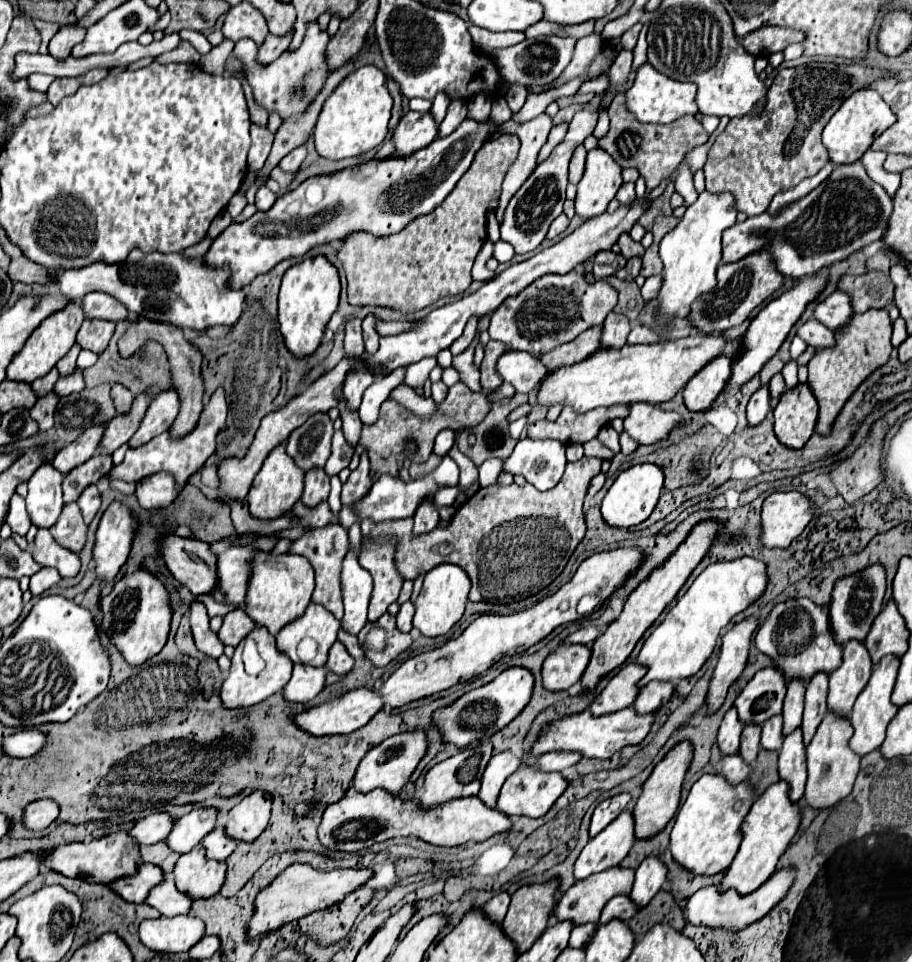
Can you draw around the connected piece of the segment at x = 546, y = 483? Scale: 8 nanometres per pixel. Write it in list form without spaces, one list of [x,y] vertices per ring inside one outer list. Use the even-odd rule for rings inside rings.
[[[523,438],[505,460],[501,472],[509,472],[513,476],[523,474],[535,488],[551,490],[561,480],[565,464],[567,458],[563,442]]]

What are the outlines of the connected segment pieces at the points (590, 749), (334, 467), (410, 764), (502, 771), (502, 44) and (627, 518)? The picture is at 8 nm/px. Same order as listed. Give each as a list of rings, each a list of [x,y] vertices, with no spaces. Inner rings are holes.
[[[623,708],[623,710],[611,712],[611,714],[603,714],[603,716],[593,716],[589,710],[585,710],[581,714],[565,716],[557,722],[553,722],[541,734],[541,738],[533,744],[531,754],[541,756],[541,754],[553,752],[553,750],[575,750],[589,758],[611,758],[615,752],[619,752],[625,746],[641,744],[653,726],[653,720],[655,720],[655,714],[641,716],[633,708]]]
[[[339,432],[333,434],[333,452],[325,464],[325,472],[327,476],[337,476],[343,468],[349,466],[351,462],[351,456],[353,456],[353,448],[347,444],[345,436]]]
[[[413,730],[413,732],[403,732],[403,734],[395,734],[391,738],[387,738],[385,742],[381,742],[379,746],[375,746],[359,764],[357,774],[353,778],[353,788],[359,792],[367,792],[367,790],[375,790],[375,788],[383,788],[391,794],[399,794],[403,790],[403,786],[409,782],[411,774],[415,772],[417,764],[421,762],[421,758],[427,754],[427,736],[421,730]]]
[[[505,750],[501,754],[495,754],[491,758],[485,774],[483,774],[483,784],[481,784],[481,790],[479,790],[479,800],[485,802],[489,808],[493,808],[503,782],[519,768],[519,764],[521,764],[521,758],[517,758],[509,750]]]
[[[469,26],[469,34],[473,36],[473,42],[477,42],[485,50],[506,48],[526,38],[524,32],[489,32],[481,30],[479,26]]]
[[[635,464],[633,468],[623,470],[613,486],[607,490],[603,502],[601,502],[601,518],[607,526],[613,528],[631,528],[647,520],[657,506],[657,500],[663,490],[663,472],[659,466],[653,464]]]

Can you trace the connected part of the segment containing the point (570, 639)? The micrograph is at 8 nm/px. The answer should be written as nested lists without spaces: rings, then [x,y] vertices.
[[[585,626],[585,628],[579,628],[577,632],[573,632],[571,636],[567,636],[567,644],[593,644],[597,638],[601,636],[601,632],[599,632],[599,628],[595,628],[595,626]]]

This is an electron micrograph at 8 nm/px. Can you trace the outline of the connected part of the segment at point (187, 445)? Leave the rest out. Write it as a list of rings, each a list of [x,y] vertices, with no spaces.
[[[219,388],[211,400],[203,406],[203,412],[201,412],[201,418],[199,418],[199,424],[195,426],[195,430],[191,434],[187,434],[185,438],[181,440],[173,440],[169,436],[169,432],[161,434],[161,436],[155,436],[151,442],[147,442],[145,446],[139,446],[135,450],[127,450],[125,454],[125,460],[123,464],[115,466],[109,474],[111,480],[119,478],[119,480],[125,480],[125,482],[139,482],[155,472],[161,472],[161,470],[167,470],[175,476],[177,484],[183,486],[187,482],[187,478],[197,472],[205,462],[207,458],[213,454],[215,450],[215,438],[219,434],[219,430],[225,428],[225,422],[227,422],[227,402],[225,402],[225,394],[223,394],[223,388]]]

